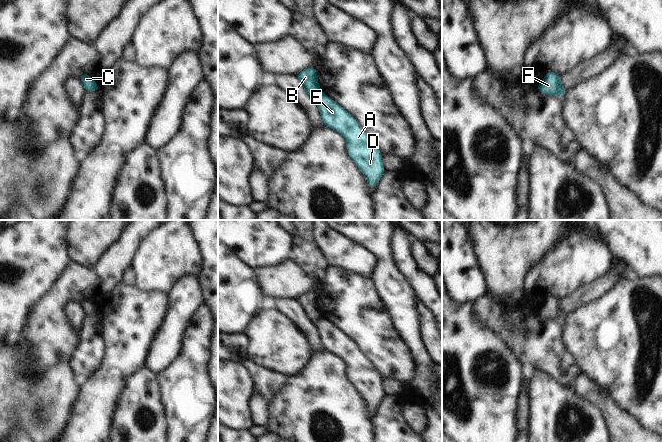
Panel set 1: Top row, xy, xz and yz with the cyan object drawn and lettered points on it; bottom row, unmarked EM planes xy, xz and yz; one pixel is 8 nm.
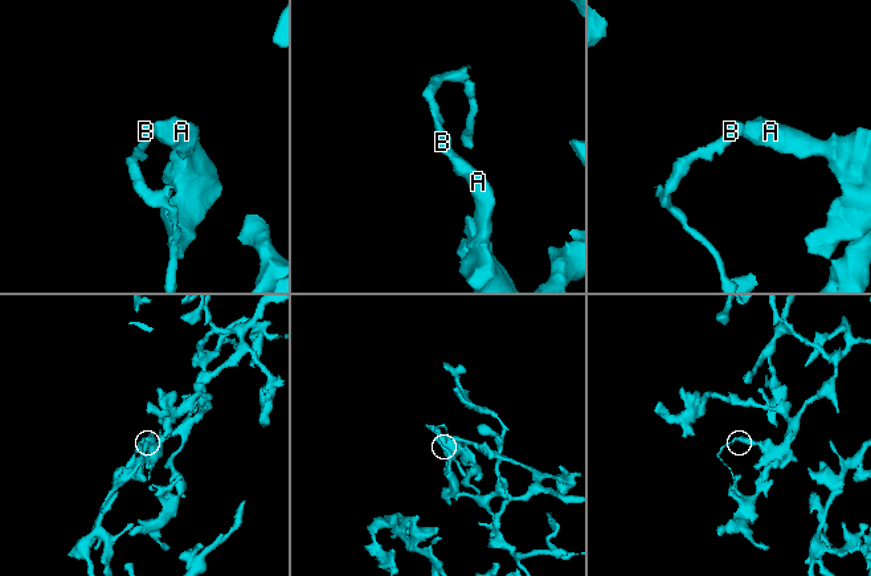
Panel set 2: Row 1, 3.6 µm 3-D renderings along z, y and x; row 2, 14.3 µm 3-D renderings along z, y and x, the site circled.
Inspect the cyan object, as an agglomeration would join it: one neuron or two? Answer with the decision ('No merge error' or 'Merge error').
Merge error.

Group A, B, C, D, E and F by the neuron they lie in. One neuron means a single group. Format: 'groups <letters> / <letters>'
groups A D E F / B C

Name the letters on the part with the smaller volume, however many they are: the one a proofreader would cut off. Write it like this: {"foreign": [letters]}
{"foreign": ["B", "C"]}

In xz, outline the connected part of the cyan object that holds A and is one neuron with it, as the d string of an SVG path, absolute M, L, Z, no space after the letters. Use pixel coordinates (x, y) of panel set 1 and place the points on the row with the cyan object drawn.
M324 93L314 97L324 126L342 134L347 142L349 157L365 175L368 185L375 189L385 172L382 152L357 120Z

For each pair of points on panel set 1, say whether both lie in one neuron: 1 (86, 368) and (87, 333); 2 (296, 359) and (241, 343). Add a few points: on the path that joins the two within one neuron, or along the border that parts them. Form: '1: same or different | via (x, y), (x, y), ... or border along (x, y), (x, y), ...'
1: same | via (86, 359), (87, 342)
2: different | border along (243, 333), (247, 338), (247, 356)

